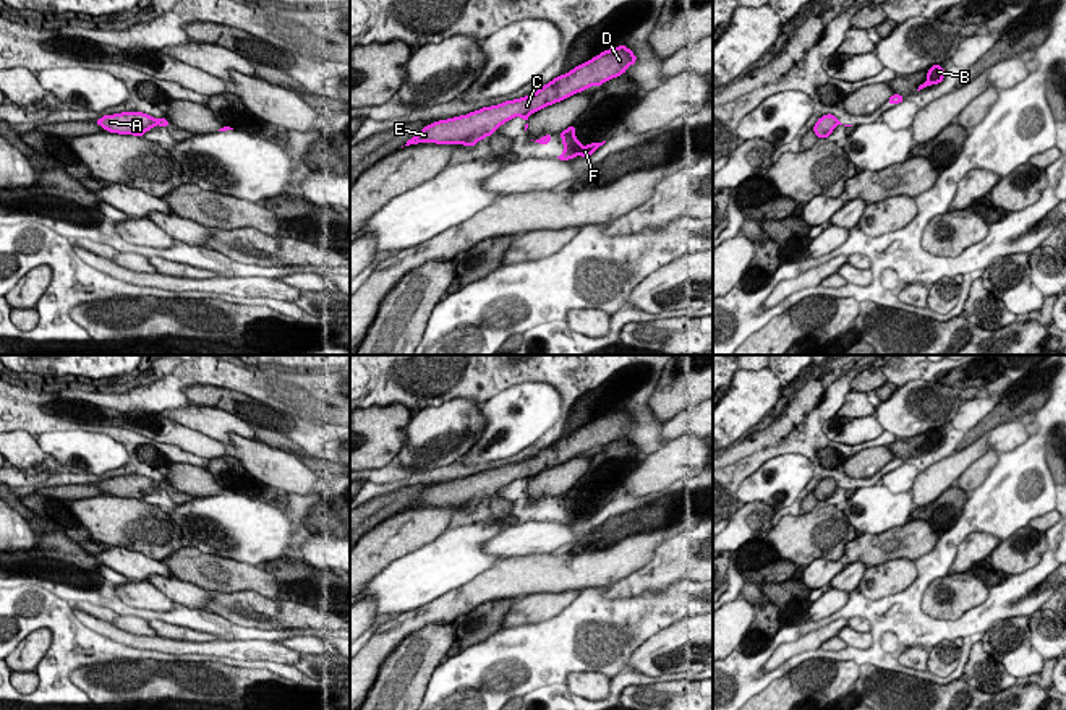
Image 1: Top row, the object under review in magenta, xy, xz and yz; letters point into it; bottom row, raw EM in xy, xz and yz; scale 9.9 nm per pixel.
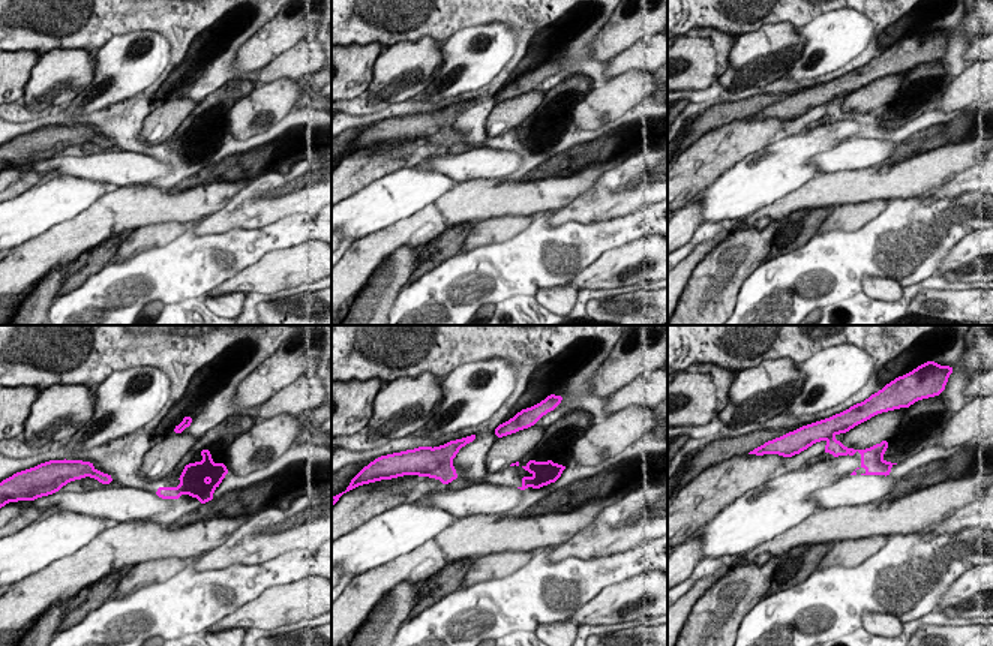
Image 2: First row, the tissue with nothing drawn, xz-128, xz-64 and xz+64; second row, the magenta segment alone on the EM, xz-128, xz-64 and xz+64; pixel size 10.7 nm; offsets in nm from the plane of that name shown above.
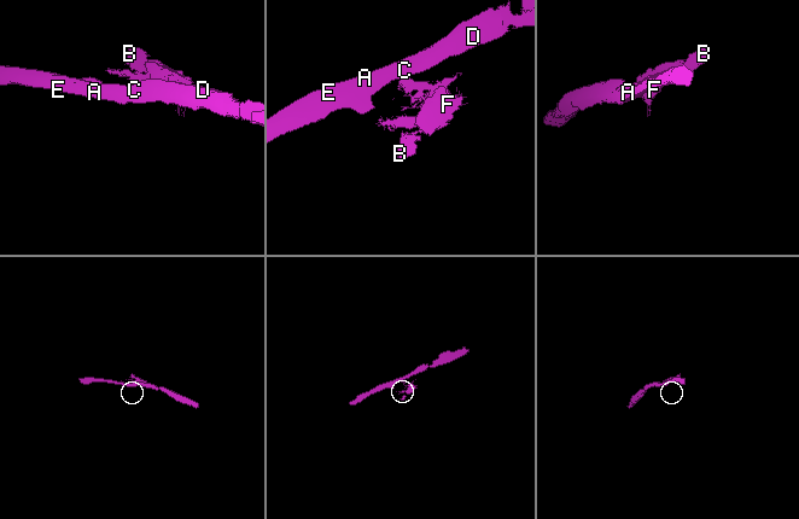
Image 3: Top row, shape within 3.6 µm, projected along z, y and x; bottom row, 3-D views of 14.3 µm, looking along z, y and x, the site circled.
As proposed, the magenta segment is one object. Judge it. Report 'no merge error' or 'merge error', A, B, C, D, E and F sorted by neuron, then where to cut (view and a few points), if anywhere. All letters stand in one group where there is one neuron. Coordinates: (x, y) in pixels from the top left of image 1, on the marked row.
merge error | A C D E / B F | xz (520, 114), (527, 115)

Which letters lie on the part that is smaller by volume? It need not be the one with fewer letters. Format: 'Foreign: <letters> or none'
Foreign: B, F

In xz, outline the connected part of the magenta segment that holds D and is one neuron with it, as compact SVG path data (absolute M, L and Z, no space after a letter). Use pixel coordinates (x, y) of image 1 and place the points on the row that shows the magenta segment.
M625 45L601 52L591 60L575 66L567 75L561 75L539 88L535 94L505 101L499 105L483 107L462 117L439 120L424 126L405 146L418 143L465 144L475 146L491 136L501 125L518 115L531 115L548 105L561 102L569 96L585 91L590 86L620 76L633 65L637 55Z

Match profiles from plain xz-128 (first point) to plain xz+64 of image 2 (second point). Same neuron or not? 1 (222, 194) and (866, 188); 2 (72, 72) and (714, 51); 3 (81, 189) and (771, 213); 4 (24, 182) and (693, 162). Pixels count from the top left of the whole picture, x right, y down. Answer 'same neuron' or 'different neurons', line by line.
1: same neuron
2: different neurons
3: different neurons
4: same neuron

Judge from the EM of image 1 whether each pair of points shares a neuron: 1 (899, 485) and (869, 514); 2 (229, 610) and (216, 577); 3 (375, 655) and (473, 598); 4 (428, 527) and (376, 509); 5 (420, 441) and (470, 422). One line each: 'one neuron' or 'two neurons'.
1: two neurons
2: two neurons
3: one neuron
4: two neurons
5: one neuron

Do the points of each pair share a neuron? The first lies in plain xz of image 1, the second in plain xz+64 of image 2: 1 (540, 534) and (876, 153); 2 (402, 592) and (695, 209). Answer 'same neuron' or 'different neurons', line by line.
1: same neuron
2: different neurons

